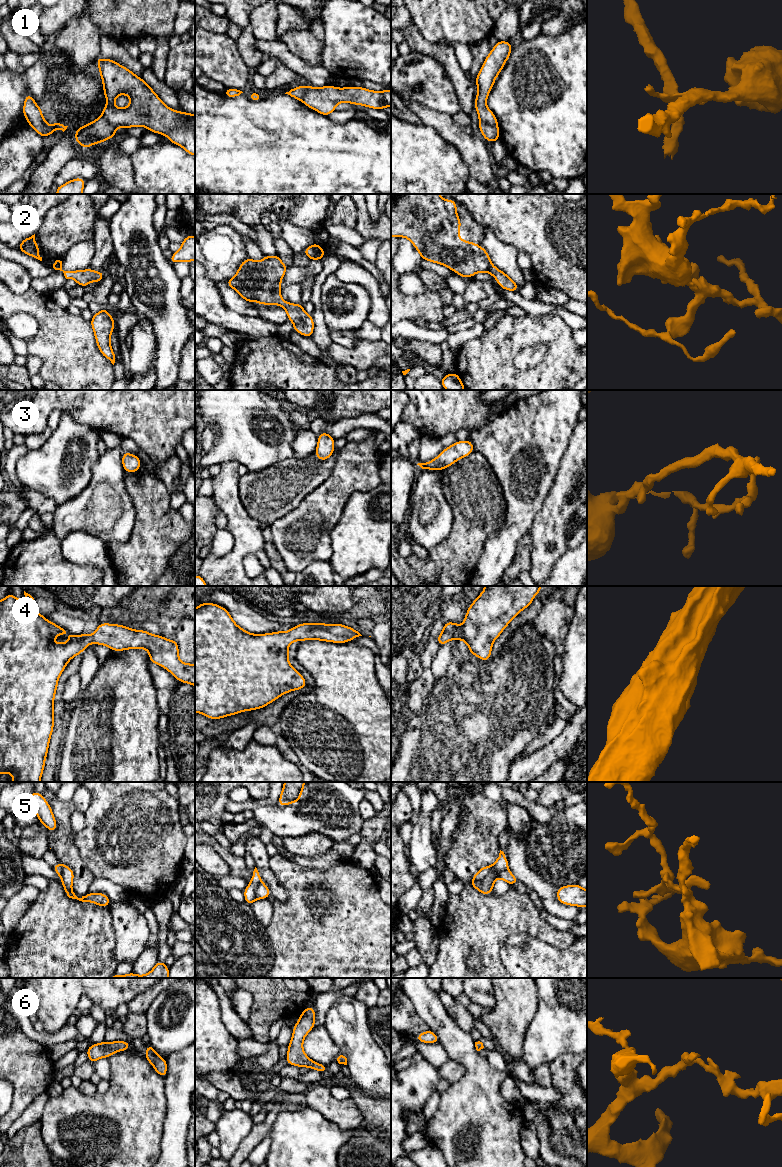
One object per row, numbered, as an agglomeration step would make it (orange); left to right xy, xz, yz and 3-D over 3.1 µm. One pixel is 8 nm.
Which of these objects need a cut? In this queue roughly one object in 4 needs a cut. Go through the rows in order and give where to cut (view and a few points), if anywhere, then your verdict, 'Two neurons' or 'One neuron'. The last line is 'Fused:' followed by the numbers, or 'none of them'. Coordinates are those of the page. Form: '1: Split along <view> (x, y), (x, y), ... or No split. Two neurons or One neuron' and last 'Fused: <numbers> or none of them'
1: Split along yz (480, 120), (497, 128). Two neurons
2: No split. One neuron
3: No split. One neuron
4: No split. One neuron
5: Split along yz (492, 866), (492, 869), (482, 879), (472, 880), (469, 883). Two neurons
6: No split. One neuron
Fused: 1, 5

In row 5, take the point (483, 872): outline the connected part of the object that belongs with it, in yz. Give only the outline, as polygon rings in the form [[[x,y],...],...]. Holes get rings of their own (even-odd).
[[[485,866],[479,869],[474,875],[473,879],[468,883],[470,884],[472,881],[483,880],[490,873],[491,870],[492,870],[492,866]]]

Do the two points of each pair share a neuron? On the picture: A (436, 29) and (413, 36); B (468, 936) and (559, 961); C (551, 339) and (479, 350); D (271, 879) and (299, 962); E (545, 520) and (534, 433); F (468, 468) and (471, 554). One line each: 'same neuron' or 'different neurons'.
A: different neurons
B: different neurons
C: same neuron
D: different neurons
E: different neurons
F: same neuron

